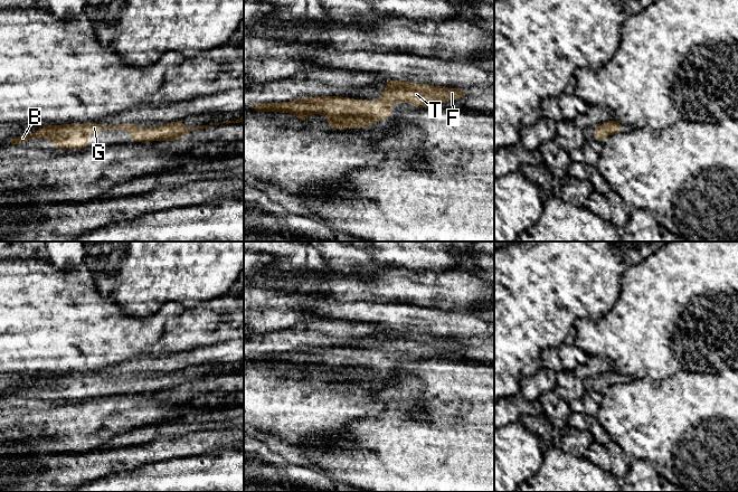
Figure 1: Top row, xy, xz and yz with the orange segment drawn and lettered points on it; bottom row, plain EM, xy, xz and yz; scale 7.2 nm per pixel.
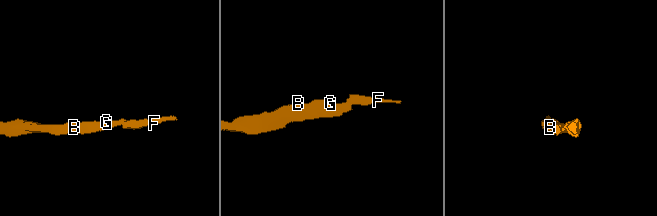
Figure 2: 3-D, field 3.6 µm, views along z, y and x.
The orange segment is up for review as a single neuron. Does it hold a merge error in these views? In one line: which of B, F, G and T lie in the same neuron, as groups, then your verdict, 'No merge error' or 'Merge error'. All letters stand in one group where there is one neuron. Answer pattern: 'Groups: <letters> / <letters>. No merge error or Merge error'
Groups: B F G T. No merge error

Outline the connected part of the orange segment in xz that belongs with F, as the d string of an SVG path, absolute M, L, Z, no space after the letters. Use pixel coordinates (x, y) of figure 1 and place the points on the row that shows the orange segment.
M387 79L379 101L352 100L344 96L314 96L283 103L259 103L252 106L258 112L292 113L303 124L309 114L323 114L331 131L366 130L373 122L392 116L390 102L411 103L416 107L427 107L435 103L455 101L465 96L462 89Z

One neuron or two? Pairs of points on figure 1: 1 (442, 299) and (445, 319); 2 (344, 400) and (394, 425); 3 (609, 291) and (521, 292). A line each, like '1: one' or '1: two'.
1: two
2: two
3: one

